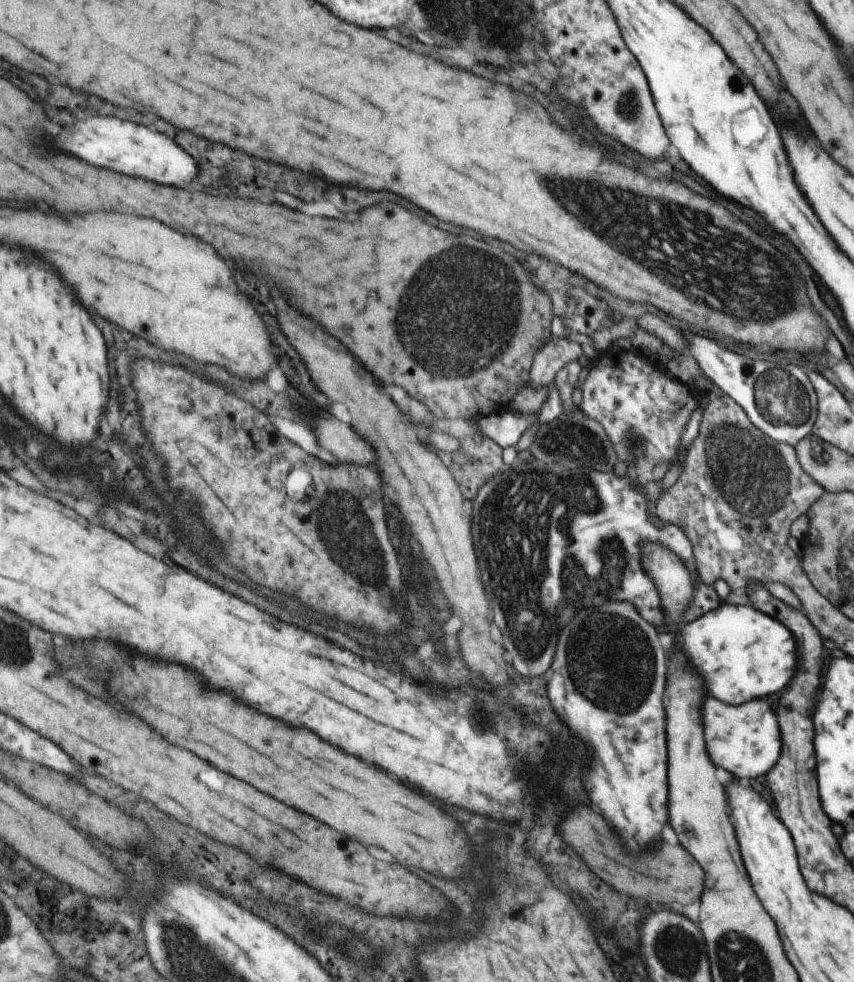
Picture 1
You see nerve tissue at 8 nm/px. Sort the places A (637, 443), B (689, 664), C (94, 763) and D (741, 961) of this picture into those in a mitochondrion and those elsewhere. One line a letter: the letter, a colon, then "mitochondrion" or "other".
A: mitochondrion
B: other
C: other
D: mitochondrion

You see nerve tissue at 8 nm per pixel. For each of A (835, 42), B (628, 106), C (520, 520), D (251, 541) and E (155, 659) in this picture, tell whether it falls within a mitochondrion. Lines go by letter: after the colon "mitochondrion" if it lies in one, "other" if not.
A: other
B: mitochondrion
C: mitochondrion
D: other
E: other

